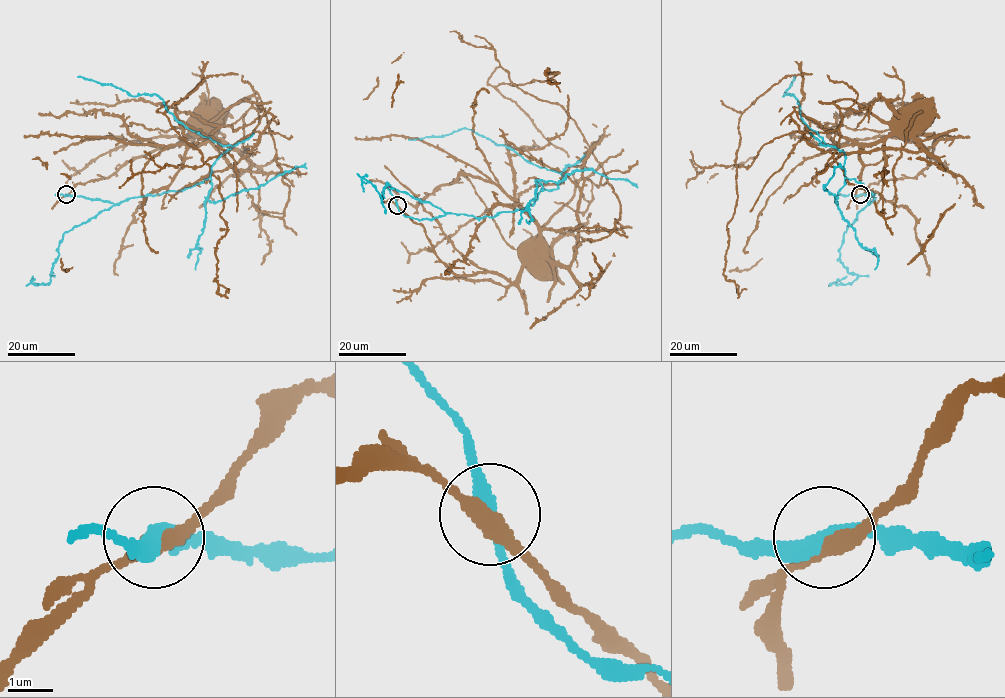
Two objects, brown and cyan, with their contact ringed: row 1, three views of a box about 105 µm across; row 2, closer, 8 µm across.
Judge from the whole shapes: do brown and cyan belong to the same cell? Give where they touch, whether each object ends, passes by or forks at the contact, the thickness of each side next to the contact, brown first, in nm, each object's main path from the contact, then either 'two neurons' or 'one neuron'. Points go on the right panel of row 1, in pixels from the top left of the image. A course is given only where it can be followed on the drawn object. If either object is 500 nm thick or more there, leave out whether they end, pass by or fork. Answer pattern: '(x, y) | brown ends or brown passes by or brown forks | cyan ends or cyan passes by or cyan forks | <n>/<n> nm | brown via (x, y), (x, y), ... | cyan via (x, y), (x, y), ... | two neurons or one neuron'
(860, 194) | brown passes by | cyan passes by | 360/280 nm | brown via (859, 195), (881, 180), (914, 178), (930, 163), (927, 149), (936, 139), (931, 136), (904, 135), (892, 120) | cyan via (859, 195), (875, 198), (783, 96), (794, 76) | one neuron

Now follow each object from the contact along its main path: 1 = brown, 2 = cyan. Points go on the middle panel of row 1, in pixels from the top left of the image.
1: (397, 204), (422, 226), (433, 253), (457, 275), (500, 273), (514, 281), (523, 262), (523, 249), (539, 237)
2: (397, 204), (420, 220), (492, 217), (530, 205), (542, 188), (557, 188), (563, 179), (470, 129), (408, 139)

